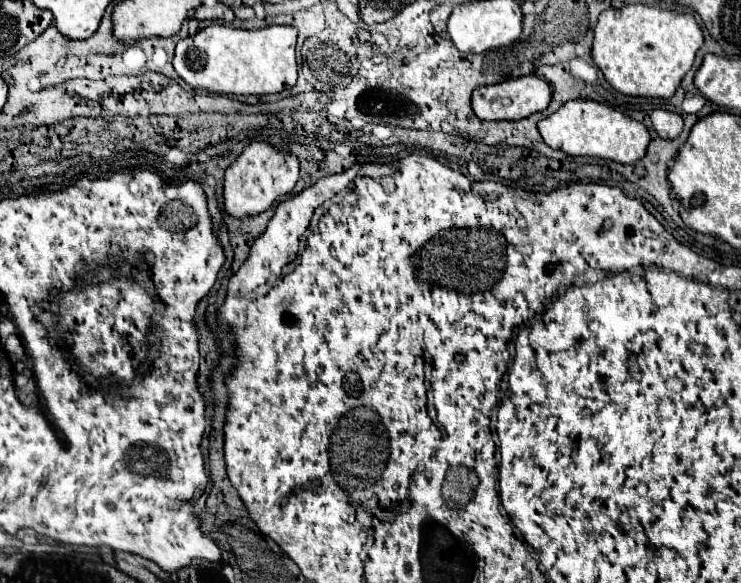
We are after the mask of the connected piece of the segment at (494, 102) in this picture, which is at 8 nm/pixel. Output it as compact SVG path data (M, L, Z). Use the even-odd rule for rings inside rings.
M536 74L510 78L494 86L480 86L472 92L472 110L480 116L480 120L522 120L534 112L542 112L548 108L552 100L552 90L546 80Z

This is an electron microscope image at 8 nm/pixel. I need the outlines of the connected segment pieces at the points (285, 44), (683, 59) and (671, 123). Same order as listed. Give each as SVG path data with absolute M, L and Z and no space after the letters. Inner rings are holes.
M212 24L178 42L174 68L192 88L218 94L276 94L296 84L296 34L294 26L242 30Z
M626 4L622 8L604 10L598 16L598 24L594 30L594 46L592 58L596 66L602 70L604 78L612 84L614 90L630 96L652 96L652 98L672 98L684 74L692 68L694 56L704 42L702 30L696 24L692 14L680 14L672 10L664 10L660 6L646 4Z
M654 110L650 118L652 118L652 126L656 128L656 132L658 132L660 138L672 140L672 138L676 138L682 132L684 122L682 122L682 116L676 114L676 112Z

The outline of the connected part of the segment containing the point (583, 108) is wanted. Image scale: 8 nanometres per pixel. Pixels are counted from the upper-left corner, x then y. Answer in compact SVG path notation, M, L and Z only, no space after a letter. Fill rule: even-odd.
M570 100L562 104L554 114L538 122L538 130L544 142L554 150L562 150L570 156L608 158L620 164L632 164L644 158L650 142L650 134L642 122L594 100Z

